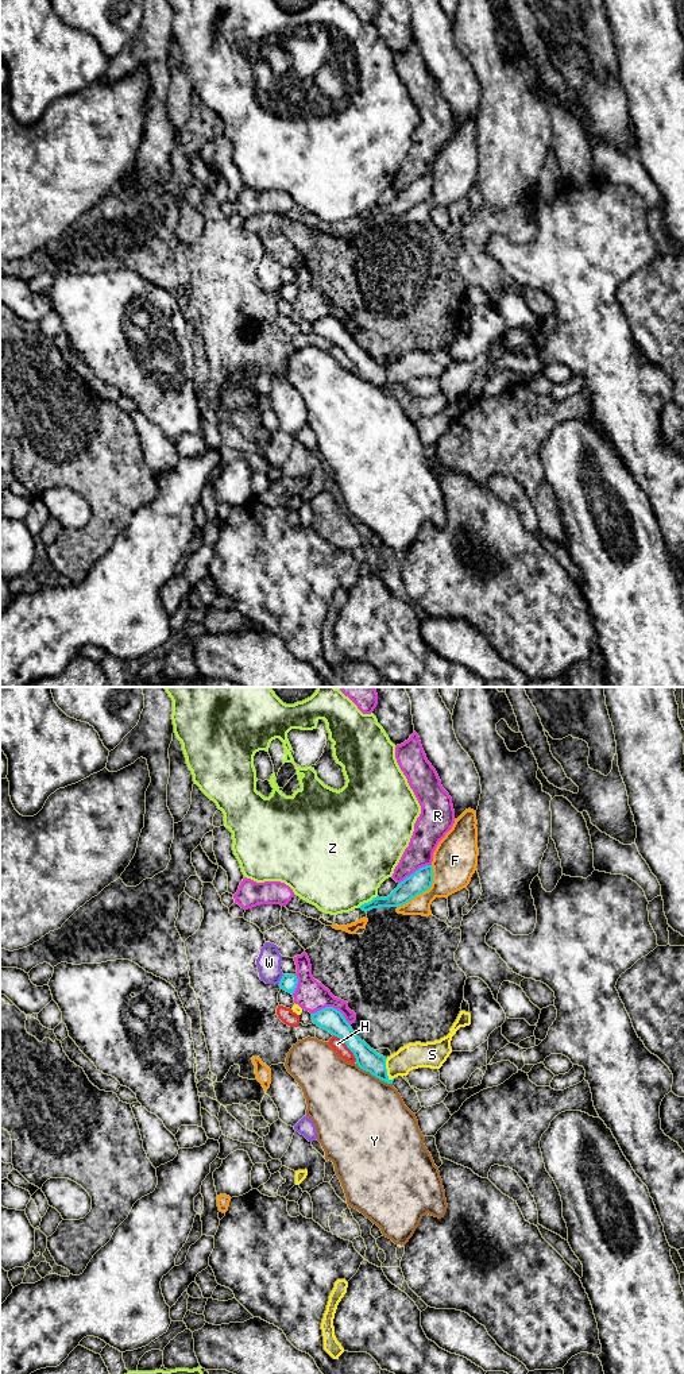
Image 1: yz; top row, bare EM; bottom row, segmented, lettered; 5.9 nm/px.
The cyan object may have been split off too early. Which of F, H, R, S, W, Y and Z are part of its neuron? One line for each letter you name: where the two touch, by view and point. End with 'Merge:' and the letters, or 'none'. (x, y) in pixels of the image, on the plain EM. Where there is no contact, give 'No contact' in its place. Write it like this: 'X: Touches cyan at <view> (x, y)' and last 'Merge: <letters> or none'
Merge: none

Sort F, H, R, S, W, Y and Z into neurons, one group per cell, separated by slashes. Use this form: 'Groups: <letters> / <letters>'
Groups: F / H / R / S / W / Y / Z

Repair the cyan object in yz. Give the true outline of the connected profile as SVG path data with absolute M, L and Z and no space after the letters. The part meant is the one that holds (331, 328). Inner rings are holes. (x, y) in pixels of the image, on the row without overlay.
M325 316L312 323L313 332L329 340L332 344L344 350L347 356L353 362L360 378L370 381L376 387L393 393L386 378L386 366L379 364L364 350L362 350L345 329L343 323L333 316Z

